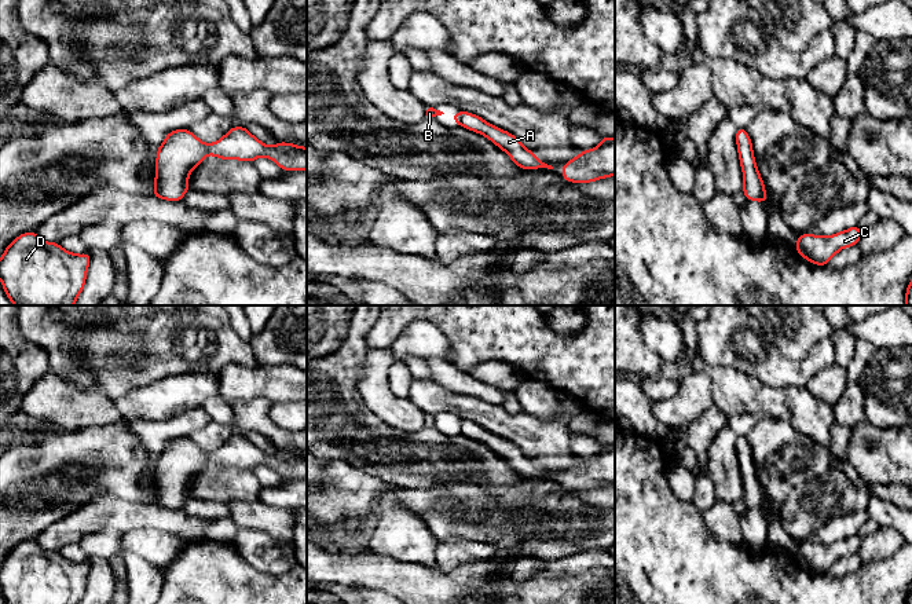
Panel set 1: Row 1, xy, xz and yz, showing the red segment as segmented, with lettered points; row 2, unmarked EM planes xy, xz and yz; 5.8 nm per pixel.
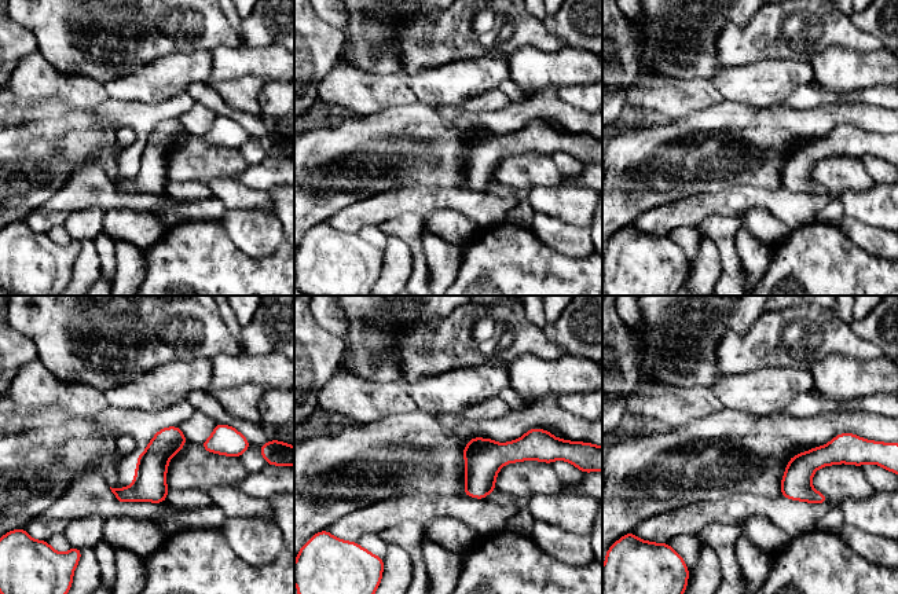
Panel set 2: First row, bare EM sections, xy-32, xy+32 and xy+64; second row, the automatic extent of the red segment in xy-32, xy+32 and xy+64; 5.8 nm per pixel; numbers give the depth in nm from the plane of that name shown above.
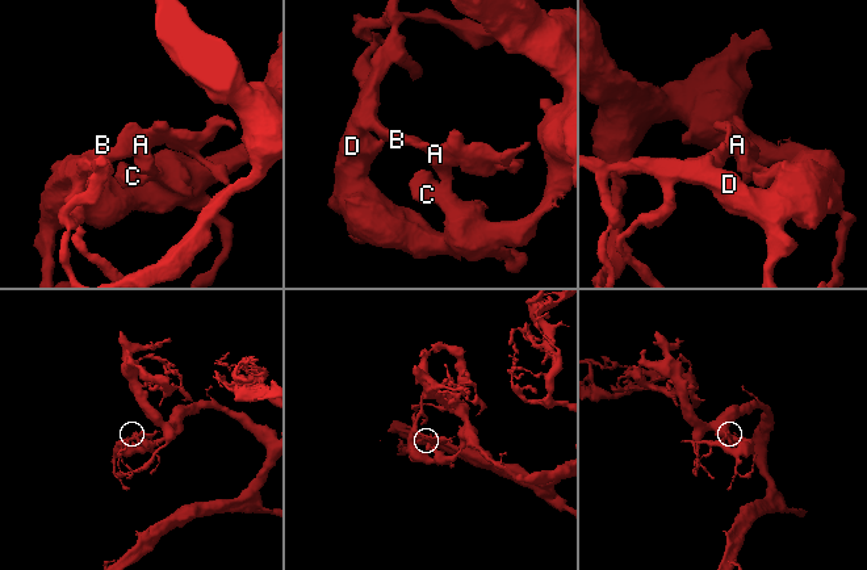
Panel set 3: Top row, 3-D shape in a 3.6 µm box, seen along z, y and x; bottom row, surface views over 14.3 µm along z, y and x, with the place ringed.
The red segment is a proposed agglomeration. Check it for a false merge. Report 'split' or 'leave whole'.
leave whole

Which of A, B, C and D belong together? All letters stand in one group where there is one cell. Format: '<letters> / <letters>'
A B C D

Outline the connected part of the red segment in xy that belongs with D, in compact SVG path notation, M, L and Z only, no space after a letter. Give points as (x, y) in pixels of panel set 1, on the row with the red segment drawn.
M34 231L17 237L0 259L0 279L14 305L73 305L85 286L91 252L76 255L45 242Z

